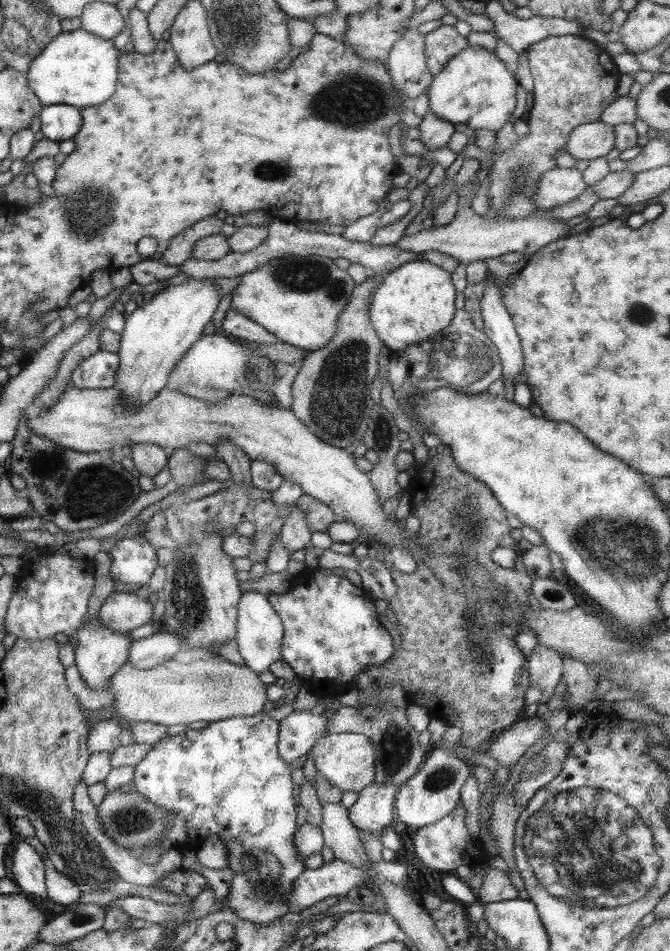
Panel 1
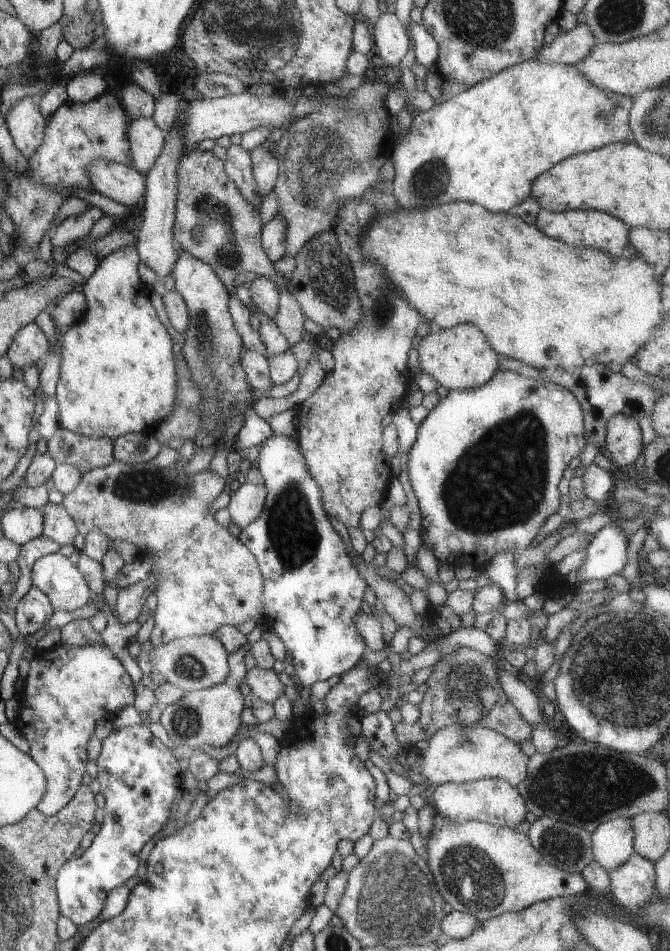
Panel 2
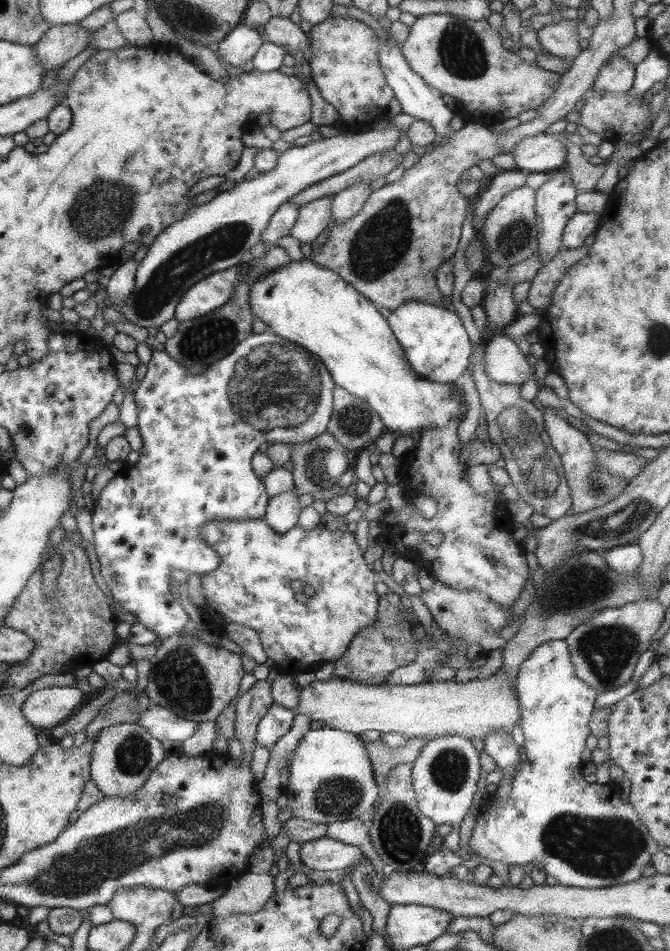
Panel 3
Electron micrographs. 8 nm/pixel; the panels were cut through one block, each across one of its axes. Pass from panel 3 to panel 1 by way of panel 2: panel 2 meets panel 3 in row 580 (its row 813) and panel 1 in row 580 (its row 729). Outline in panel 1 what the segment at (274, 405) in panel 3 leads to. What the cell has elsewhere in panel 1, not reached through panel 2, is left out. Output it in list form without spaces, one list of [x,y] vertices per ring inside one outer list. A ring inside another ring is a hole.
[[[139,534],[116,541],[107,555],[111,579],[129,586],[147,586],[157,566],[155,549]]]

